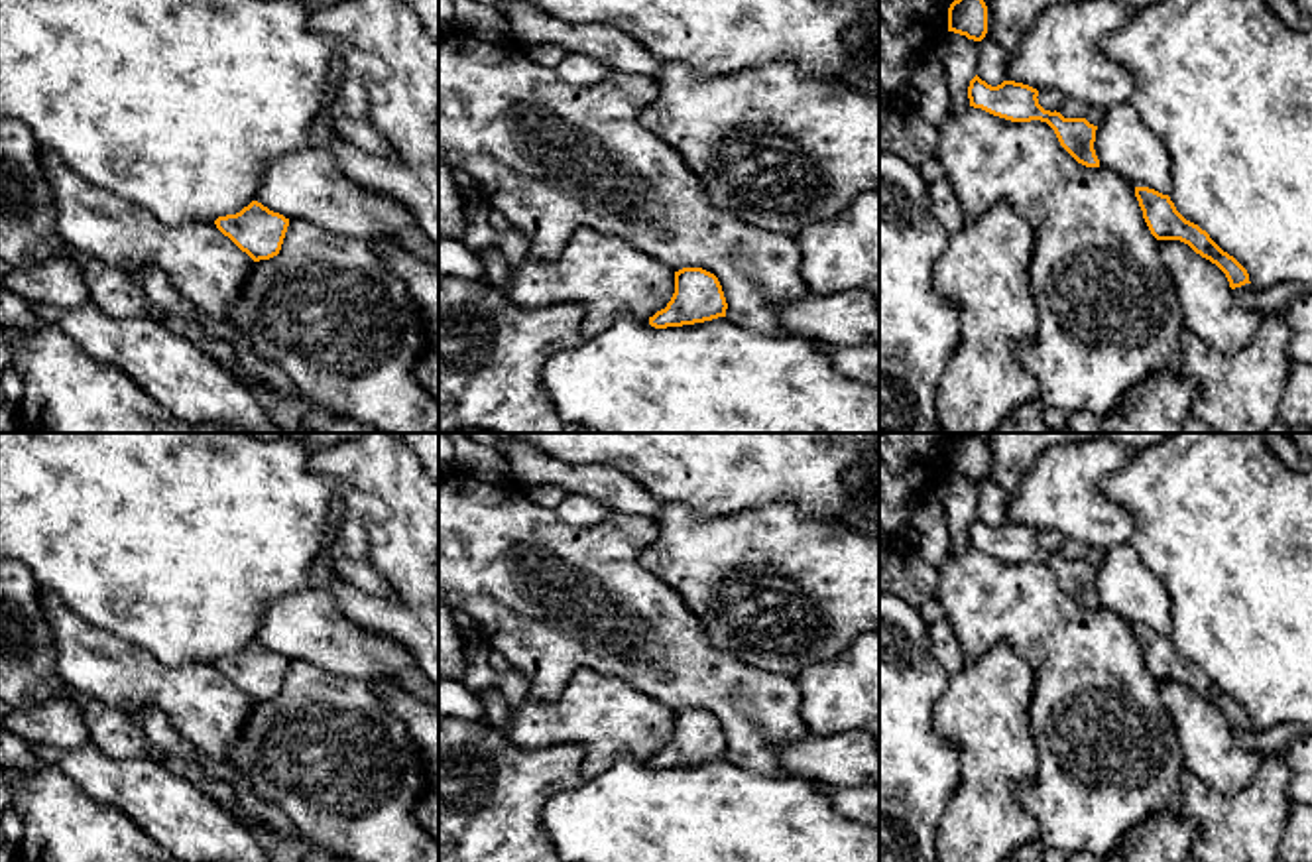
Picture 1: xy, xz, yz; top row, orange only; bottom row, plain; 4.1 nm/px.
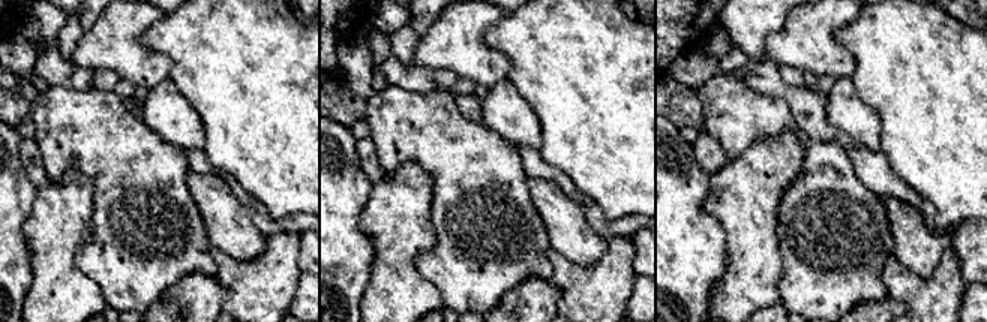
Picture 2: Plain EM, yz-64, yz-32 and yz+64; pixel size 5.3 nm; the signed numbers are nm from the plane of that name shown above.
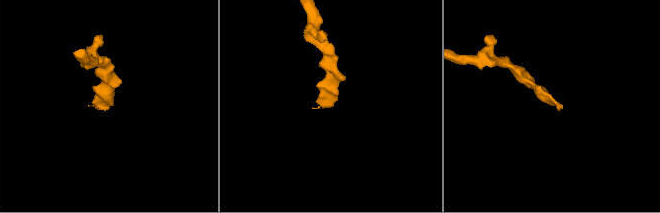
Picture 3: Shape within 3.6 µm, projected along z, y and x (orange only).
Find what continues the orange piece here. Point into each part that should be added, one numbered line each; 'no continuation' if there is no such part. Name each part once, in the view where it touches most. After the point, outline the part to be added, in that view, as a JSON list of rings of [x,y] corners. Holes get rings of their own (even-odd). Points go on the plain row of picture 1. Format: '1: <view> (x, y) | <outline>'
1: yz (1275, 738) | [[[1245,724],[1231,732],[1233,732],[1235,742],[1241,748],[1251,750],[1259,756],[1265,756],[1265,754],[1281,752],[1290,740],[1294,740],[1304,730],[1308,730],[1308,728],[1300,726],[1300,724],[1279,724],[1279,726],[1273,726],[1265,732],[1261,732],[1261,730],[1253,728],[1251,724]]]

